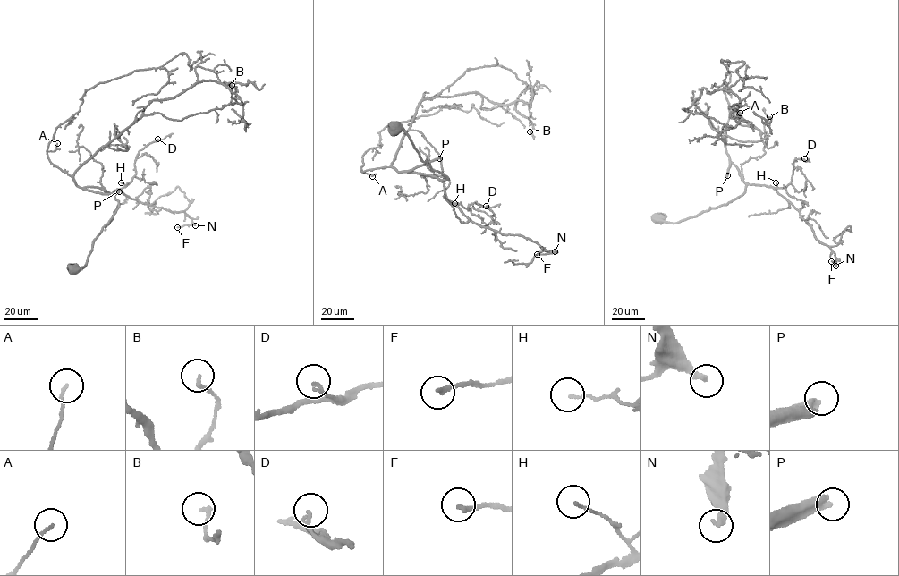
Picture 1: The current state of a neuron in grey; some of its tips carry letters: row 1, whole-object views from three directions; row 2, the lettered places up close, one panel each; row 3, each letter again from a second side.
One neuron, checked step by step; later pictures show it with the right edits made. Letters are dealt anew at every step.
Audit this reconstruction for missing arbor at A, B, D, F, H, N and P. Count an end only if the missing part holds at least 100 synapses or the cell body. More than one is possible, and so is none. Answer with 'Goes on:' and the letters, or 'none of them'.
Goes on: N, P

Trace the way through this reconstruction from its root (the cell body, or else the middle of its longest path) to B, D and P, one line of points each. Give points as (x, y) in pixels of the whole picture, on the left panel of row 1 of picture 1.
B: (72, 266), (118, 205), (80, 188), (75, 170), (153, 100), (232, 85)
D: (72, 266), (85, 265), (94, 241), (118, 206), (113, 190), (130, 183), (136, 173), (138, 152), (157, 139)
P: (72, 266), (84, 266), (94, 241), (118, 206), (115, 198), (100, 189), (84, 188), (100, 193), (119, 191)

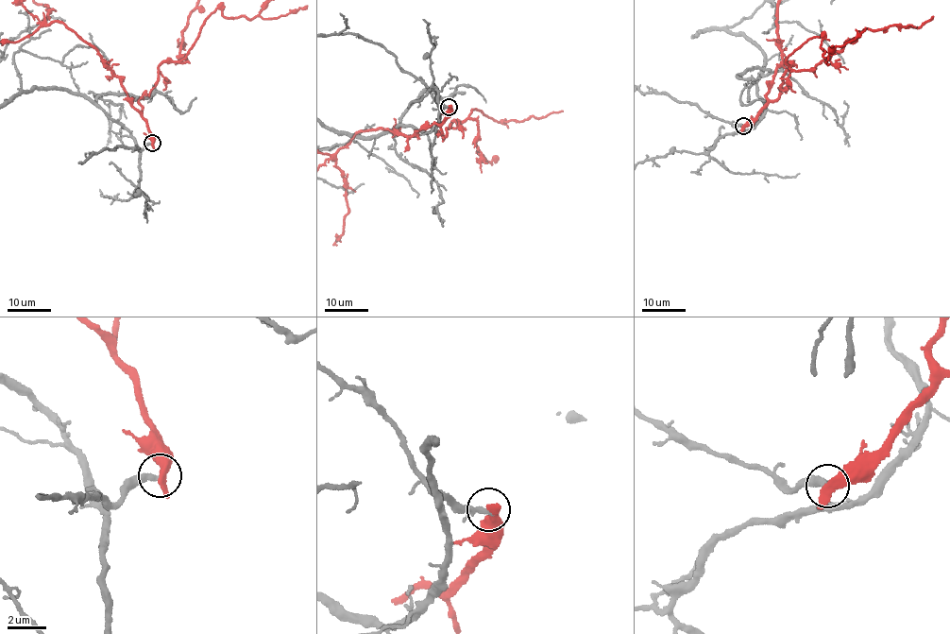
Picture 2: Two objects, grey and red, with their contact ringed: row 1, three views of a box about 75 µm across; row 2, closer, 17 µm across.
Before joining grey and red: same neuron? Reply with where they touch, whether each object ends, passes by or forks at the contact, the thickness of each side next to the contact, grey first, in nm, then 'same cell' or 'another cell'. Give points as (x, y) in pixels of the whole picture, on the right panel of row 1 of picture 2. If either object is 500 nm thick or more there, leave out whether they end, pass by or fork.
(743, 126) | grey ends | red passes by | 320/400 nm | another cell

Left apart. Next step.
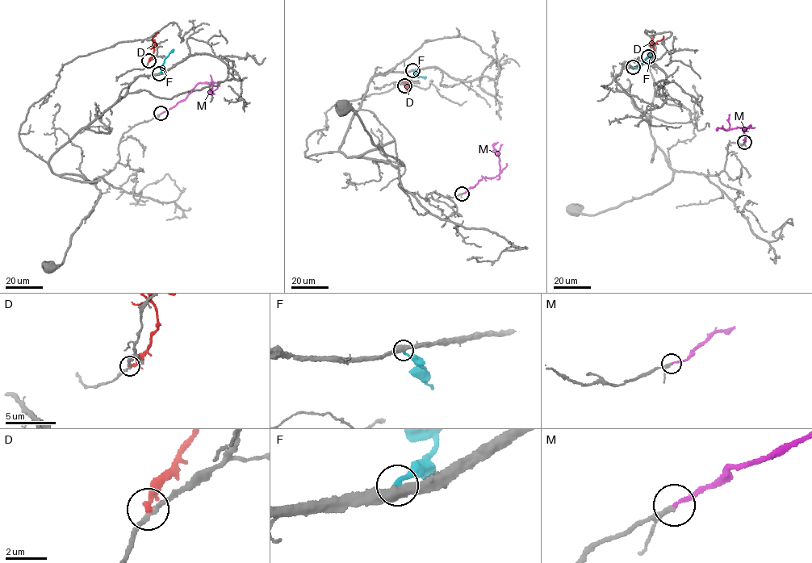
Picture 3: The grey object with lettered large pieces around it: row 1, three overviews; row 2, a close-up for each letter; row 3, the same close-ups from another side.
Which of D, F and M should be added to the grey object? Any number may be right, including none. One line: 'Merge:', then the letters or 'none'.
Merge: M

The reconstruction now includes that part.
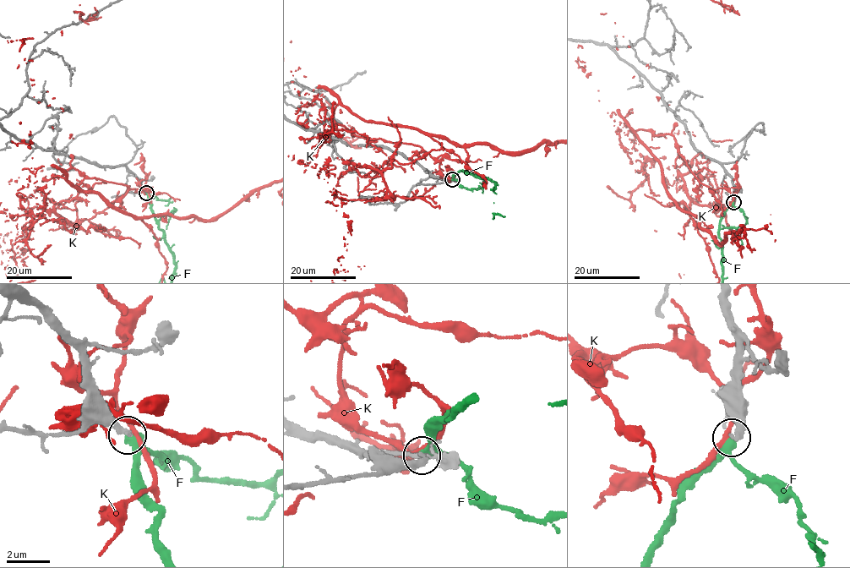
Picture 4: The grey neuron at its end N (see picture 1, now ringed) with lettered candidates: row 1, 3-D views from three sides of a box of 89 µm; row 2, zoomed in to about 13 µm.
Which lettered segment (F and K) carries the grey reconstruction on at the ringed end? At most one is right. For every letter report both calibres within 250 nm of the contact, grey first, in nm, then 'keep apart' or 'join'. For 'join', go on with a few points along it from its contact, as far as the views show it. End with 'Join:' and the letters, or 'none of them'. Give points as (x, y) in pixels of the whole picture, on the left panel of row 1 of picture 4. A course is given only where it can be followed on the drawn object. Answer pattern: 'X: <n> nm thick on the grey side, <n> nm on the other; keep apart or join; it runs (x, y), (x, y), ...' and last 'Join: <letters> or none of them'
F: 280 nm thick on the grey side, 340 nm on the other; join
K: 260 nm thick on the grey side, 190 nm on the other; keep apart
Join: F

